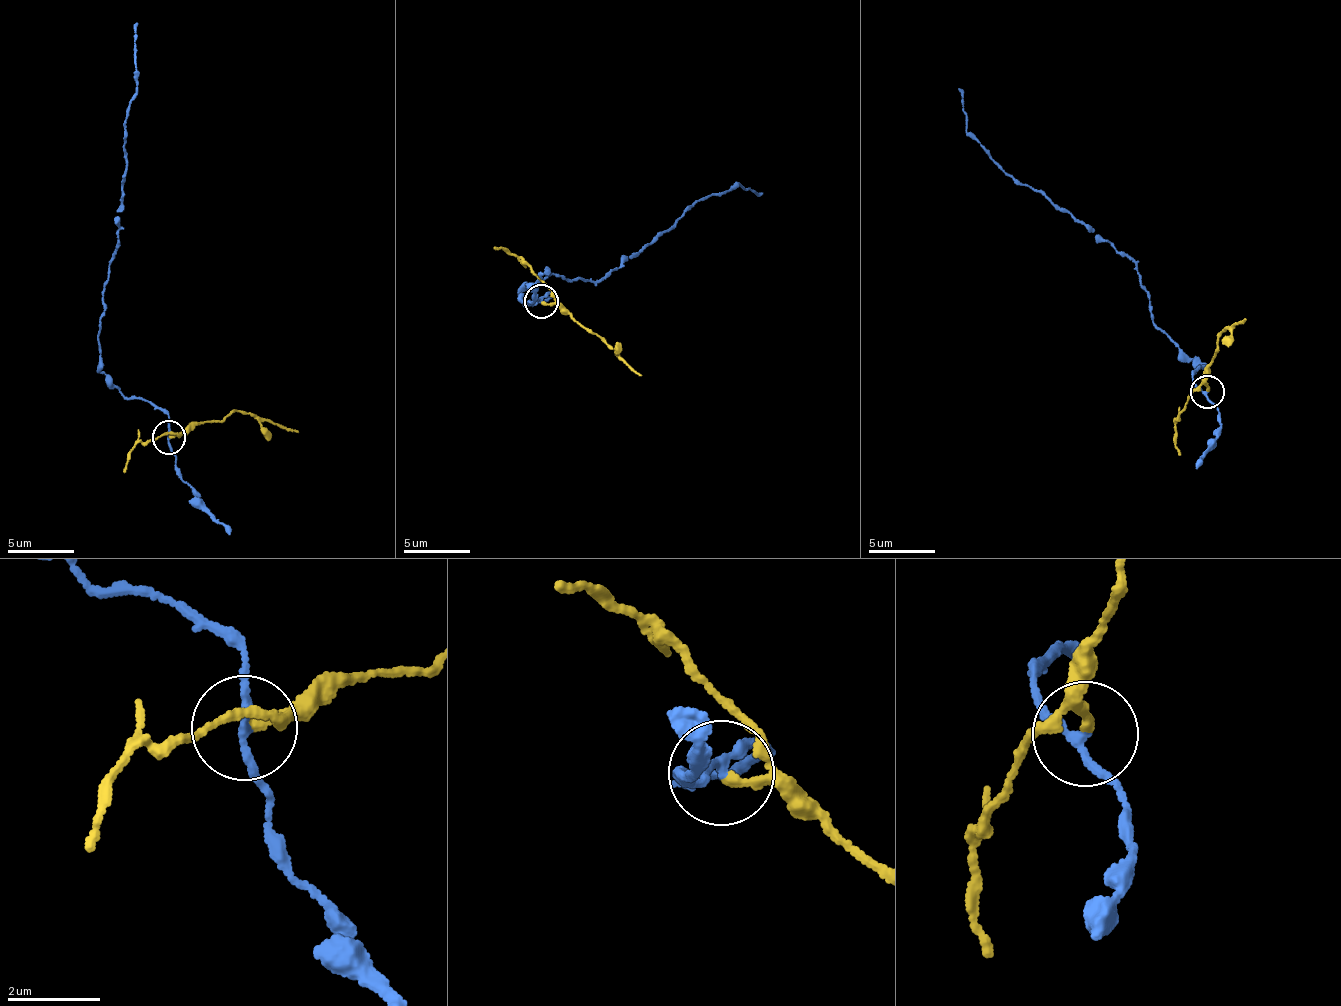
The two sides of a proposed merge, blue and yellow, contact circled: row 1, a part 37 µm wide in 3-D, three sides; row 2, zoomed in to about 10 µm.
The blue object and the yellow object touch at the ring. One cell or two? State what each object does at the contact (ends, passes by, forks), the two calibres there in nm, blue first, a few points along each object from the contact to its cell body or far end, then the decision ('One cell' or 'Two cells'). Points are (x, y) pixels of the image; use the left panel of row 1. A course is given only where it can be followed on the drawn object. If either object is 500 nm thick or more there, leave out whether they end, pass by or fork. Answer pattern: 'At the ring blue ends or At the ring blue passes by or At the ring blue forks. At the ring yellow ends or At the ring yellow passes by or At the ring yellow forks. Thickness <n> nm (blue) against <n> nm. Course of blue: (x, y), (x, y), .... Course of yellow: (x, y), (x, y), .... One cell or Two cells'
At the ring blue passes by. At the ring yellow ends. Thickness 170 nm (blue) against 240 nm. Course of blue: (170, 438), (170, 417), (128, 397), (99, 362), (104, 289), (127, 166), (123, 141), (135, 90), (138, 22). Course of yellow: (170, 438), (235, 412), (268, 418), (299, 432). Two cells

